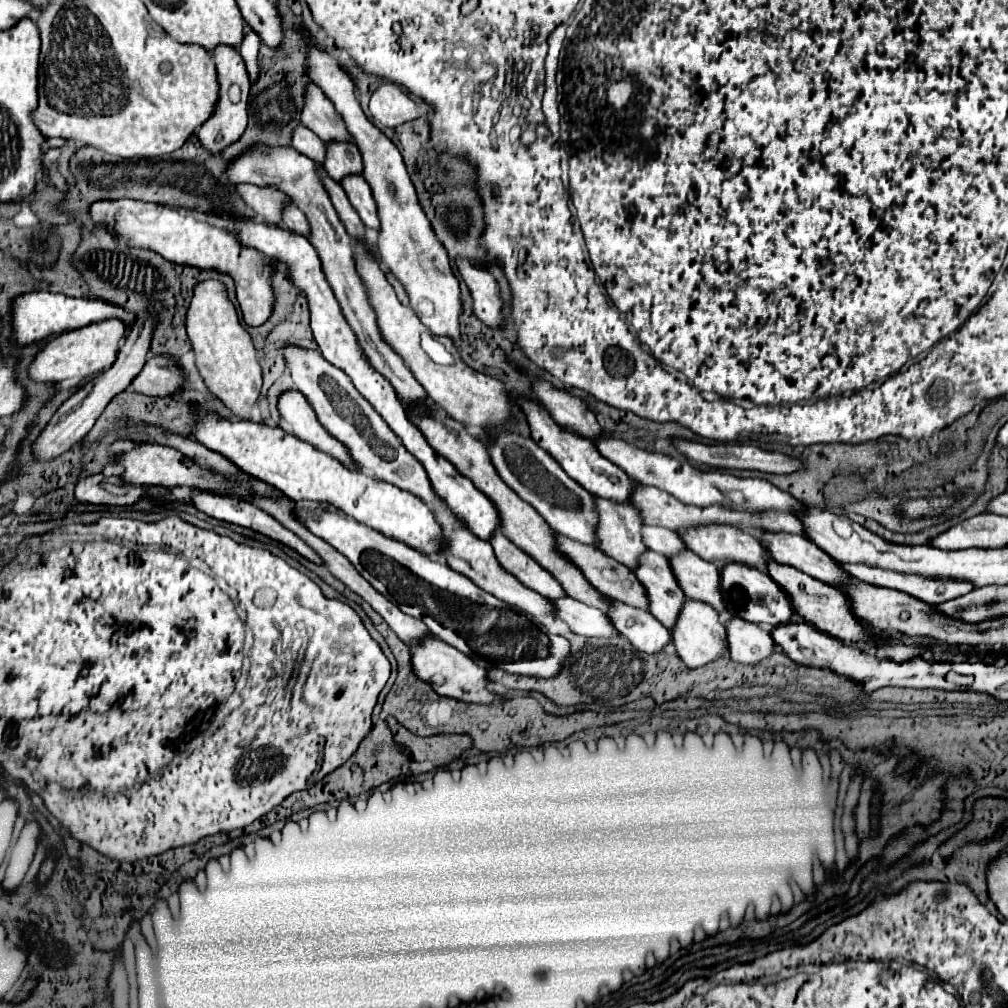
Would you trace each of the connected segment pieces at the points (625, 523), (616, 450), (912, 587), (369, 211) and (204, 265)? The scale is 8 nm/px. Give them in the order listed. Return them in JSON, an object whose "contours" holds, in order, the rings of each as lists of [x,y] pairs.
{"contours":[[[[593,496],[597,510],[597,548],[613,560],[631,568],[645,550],[641,544],[641,516],[629,504]]],[[[601,434],[595,446],[601,452],[601,456],[605,456],[609,462],[617,464],[629,478],[633,478],[641,484],[657,486],[665,492],[671,492],[677,500],[681,500],[685,504],[693,504],[693,506],[701,506],[701,508],[709,506],[709,504],[723,504],[729,508],[737,508],[737,510],[741,508],[741,510],[749,510],[749,512],[763,512],[763,510],[775,510],[775,508],[793,512],[793,510],[801,508],[801,504],[797,504],[797,500],[793,496],[789,496],[787,492],[781,492],[779,488],[775,488],[771,482],[767,482],[763,478],[739,478],[733,474],[703,472],[703,470],[691,466],[689,462],[675,460],[661,452],[647,452],[647,450],[637,448],[611,434]]],[[[841,564],[841,570],[845,570],[849,576],[859,578],[873,586],[893,588],[899,592],[905,592],[917,600],[923,600],[927,604],[945,602],[957,596],[963,596],[973,590],[973,584],[967,580],[951,580],[951,578],[929,578],[921,574],[903,574],[893,570],[883,570],[877,566],[867,564]]],[[[347,176],[343,180],[343,190],[347,192],[353,208],[357,210],[357,214],[361,216],[363,224],[375,232],[379,232],[379,216],[377,216],[377,204],[373,200],[371,188],[365,182],[363,176]]],[[[103,200],[91,206],[91,216],[97,222],[105,222],[125,246],[149,248],[175,264],[187,264],[199,270],[217,270],[221,274],[229,274],[235,282],[243,322],[257,328],[269,320],[275,304],[275,294],[269,278],[277,270],[279,262],[275,258],[261,256],[253,248],[243,246],[235,234],[217,228],[215,224],[205,220],[203,214],[189,212],[185,208],[165,208],[159,204],[137,200]]]]}

